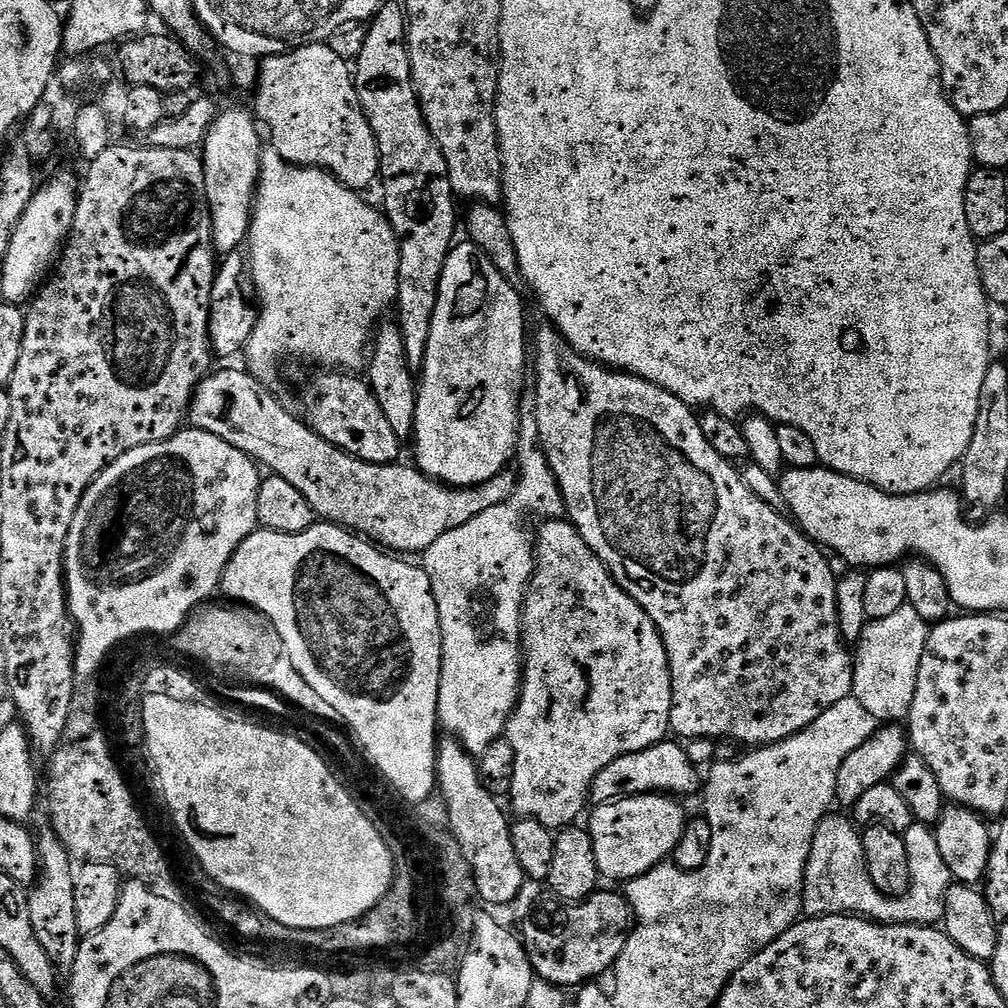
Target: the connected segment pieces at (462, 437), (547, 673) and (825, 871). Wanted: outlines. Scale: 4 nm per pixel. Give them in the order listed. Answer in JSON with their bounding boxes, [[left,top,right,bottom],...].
[[414,242,530,488],[506,518,672,830],[804,814,954,926]]

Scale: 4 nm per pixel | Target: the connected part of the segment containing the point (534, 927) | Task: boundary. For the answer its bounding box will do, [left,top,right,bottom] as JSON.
[522,890,634,990]

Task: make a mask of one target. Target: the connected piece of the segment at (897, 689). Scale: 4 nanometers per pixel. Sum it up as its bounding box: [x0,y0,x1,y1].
[852,604,930,722]

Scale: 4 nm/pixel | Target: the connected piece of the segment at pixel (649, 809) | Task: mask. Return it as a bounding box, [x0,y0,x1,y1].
[586,794,689,882]

